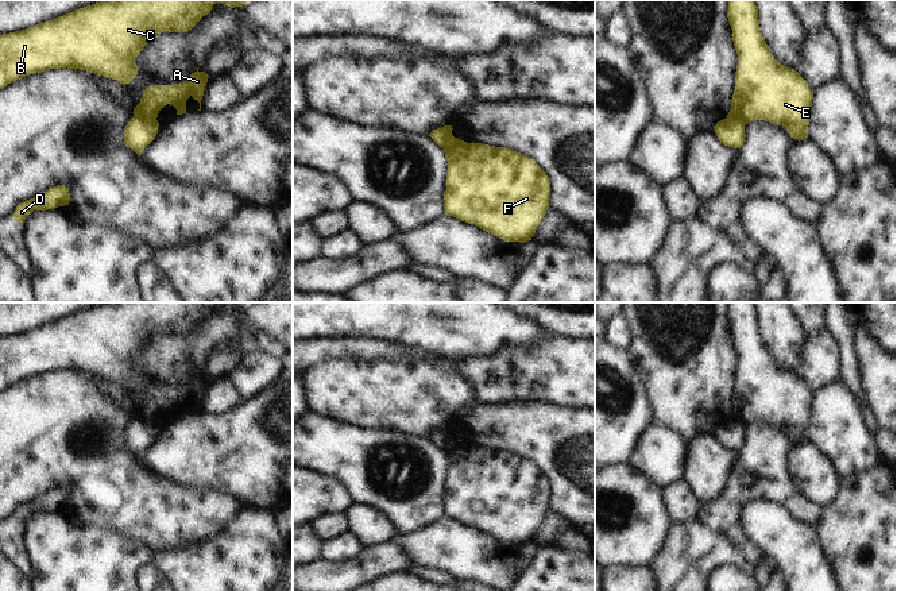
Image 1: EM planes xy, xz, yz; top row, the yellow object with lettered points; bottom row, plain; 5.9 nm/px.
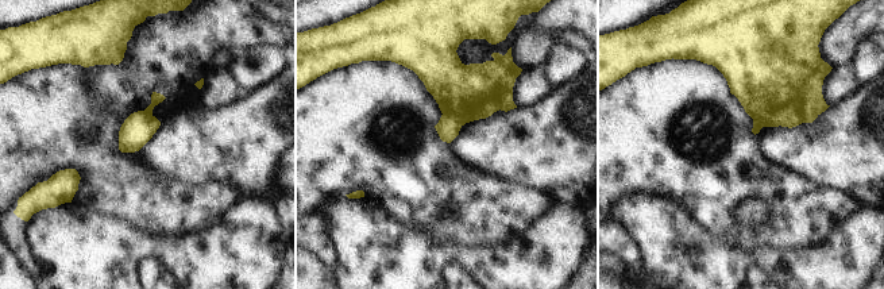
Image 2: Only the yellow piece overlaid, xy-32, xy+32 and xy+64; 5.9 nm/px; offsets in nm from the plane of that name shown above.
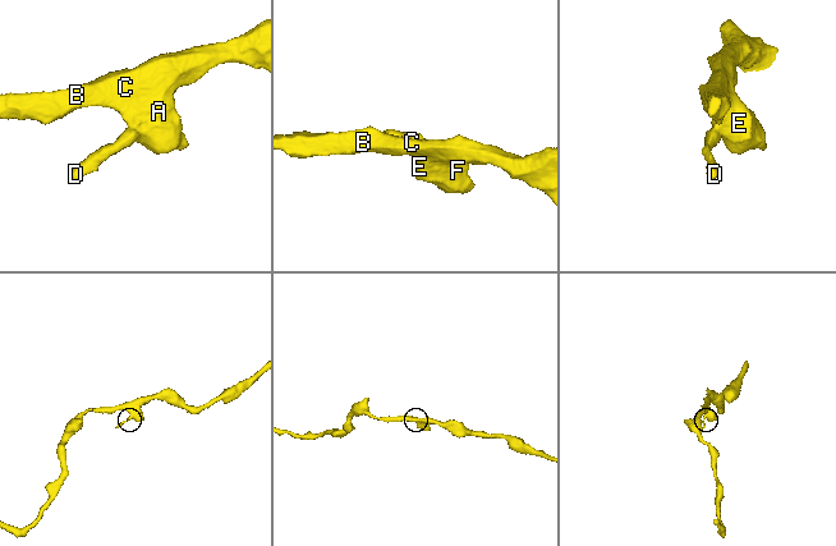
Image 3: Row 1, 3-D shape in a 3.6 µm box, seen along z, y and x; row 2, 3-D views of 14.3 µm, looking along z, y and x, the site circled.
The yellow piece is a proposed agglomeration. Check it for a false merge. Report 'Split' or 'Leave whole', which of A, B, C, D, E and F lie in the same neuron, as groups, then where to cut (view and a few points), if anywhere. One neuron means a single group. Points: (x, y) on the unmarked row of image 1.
Split. Groups: A B C E F / D. Split along xy (134, 417), (151, 424), (157, 429)

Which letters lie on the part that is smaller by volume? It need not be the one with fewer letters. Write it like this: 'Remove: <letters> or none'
Remove: D

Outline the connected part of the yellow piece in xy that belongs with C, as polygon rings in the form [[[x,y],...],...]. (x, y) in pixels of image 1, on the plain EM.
[[[103,302],[34,329],[0,337],[0,391],[34,375],[80,371],[129,386],[138,376],[135,360],[152,336],[186,335],[216,305],[243,309],[251,302]]]

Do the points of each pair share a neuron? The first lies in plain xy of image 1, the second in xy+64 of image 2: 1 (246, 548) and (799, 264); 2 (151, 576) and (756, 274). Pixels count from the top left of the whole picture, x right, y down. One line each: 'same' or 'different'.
1: same
2: same

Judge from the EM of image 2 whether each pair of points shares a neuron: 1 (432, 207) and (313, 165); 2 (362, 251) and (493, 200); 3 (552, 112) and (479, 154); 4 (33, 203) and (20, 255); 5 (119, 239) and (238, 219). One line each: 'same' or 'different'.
1: same
2: different
3: same
4: same
5: same

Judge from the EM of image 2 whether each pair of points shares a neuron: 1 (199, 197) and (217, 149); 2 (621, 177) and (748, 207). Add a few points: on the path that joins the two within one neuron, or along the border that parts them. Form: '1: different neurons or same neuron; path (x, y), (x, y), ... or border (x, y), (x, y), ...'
1: different neurons; border (173, 178), (192, 184), (227, 182), (235, 192)
2: different neurons; border (769, 208), (753, 226), (734, 218)

